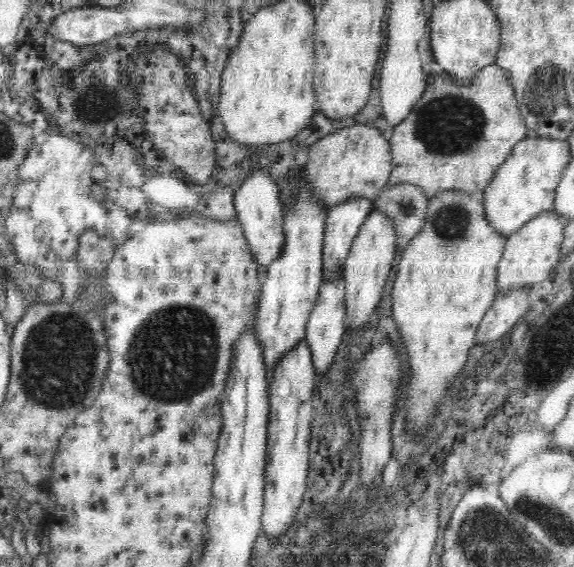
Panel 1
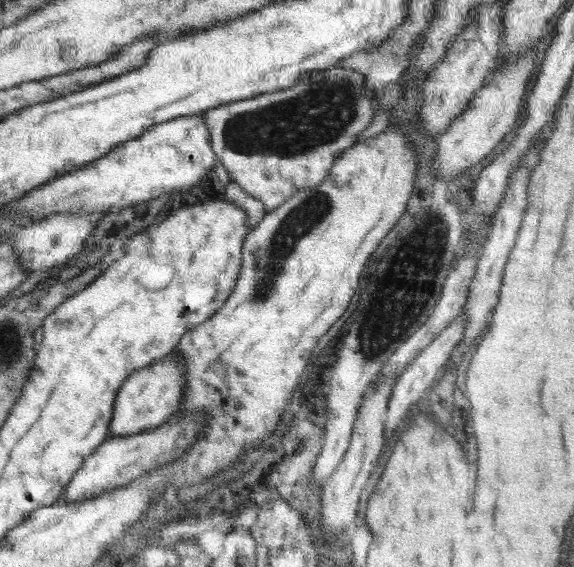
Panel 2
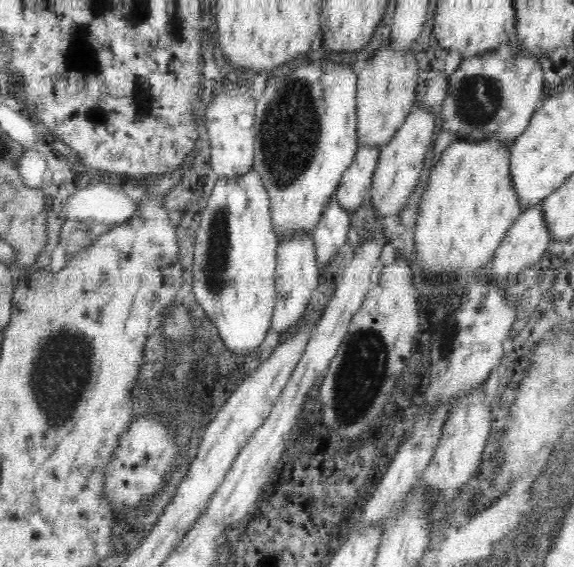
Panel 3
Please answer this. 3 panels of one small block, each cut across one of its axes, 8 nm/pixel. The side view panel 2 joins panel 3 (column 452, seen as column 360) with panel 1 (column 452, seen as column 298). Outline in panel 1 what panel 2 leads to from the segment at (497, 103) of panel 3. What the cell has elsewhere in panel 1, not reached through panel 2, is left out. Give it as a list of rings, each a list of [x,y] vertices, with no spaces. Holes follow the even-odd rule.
[[[497,64],[481,68],[470,84],[452,84],[448,73],[440,74],[427,84],[422,98],[400,124],[394,126],[390,143],[392,172],[388,184],[411,184],[424,191],[428,200],[442,191],[481,193],[490,184],[498,167],[506,160],[513,148],[526,138],[527,126],[520,115],[508,71]]]

